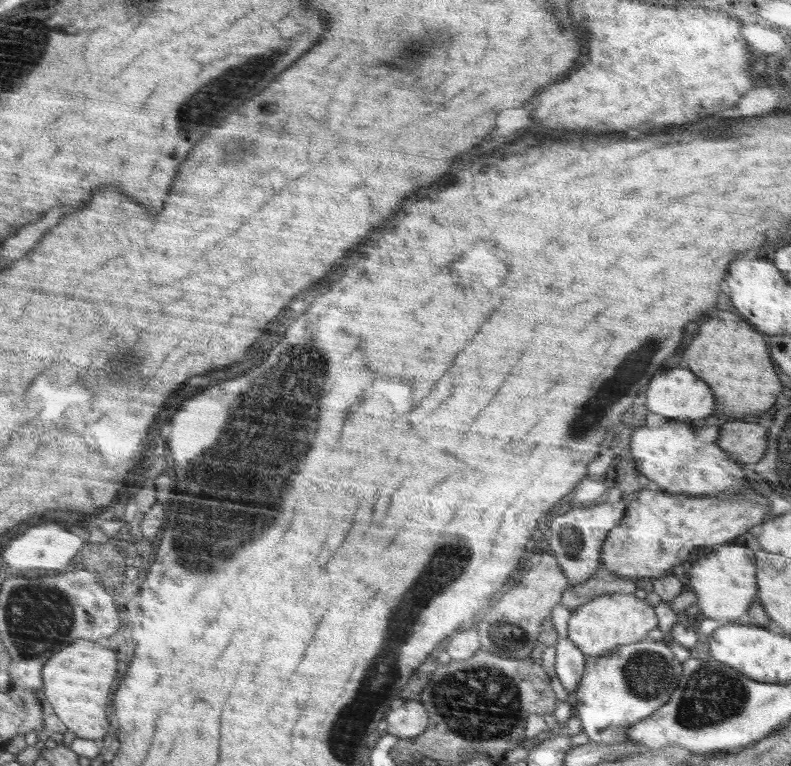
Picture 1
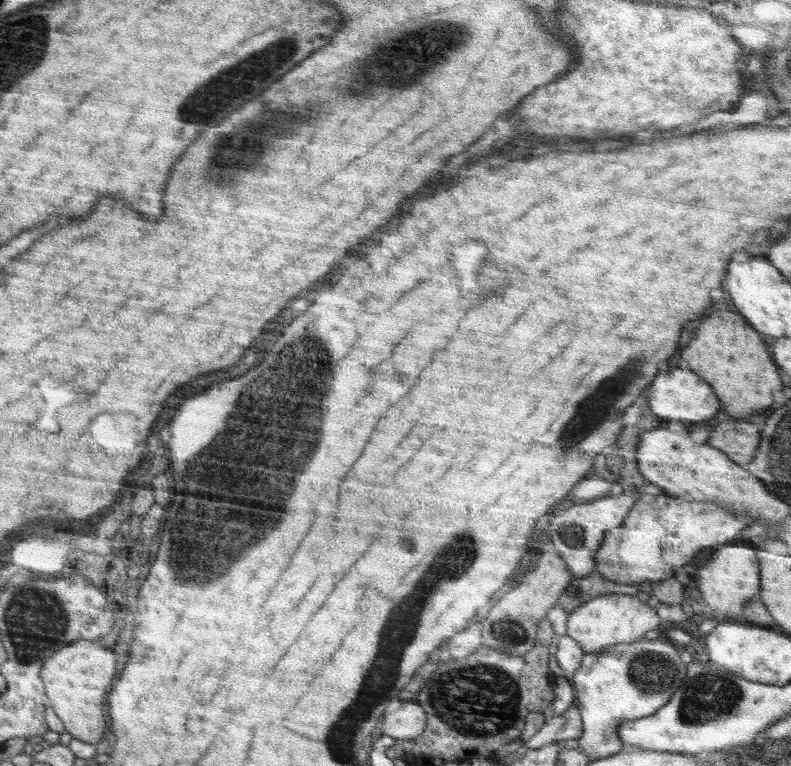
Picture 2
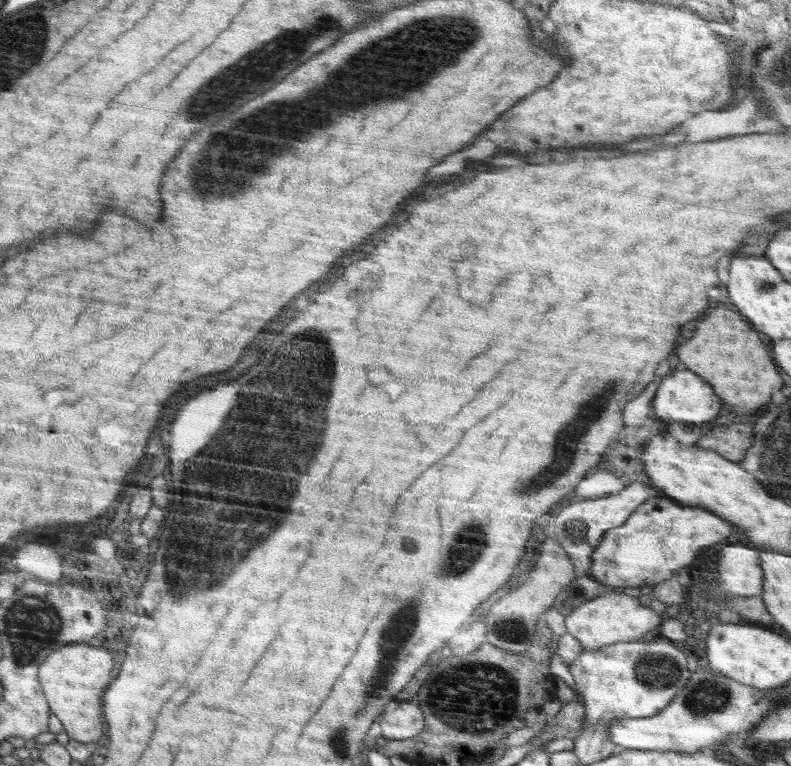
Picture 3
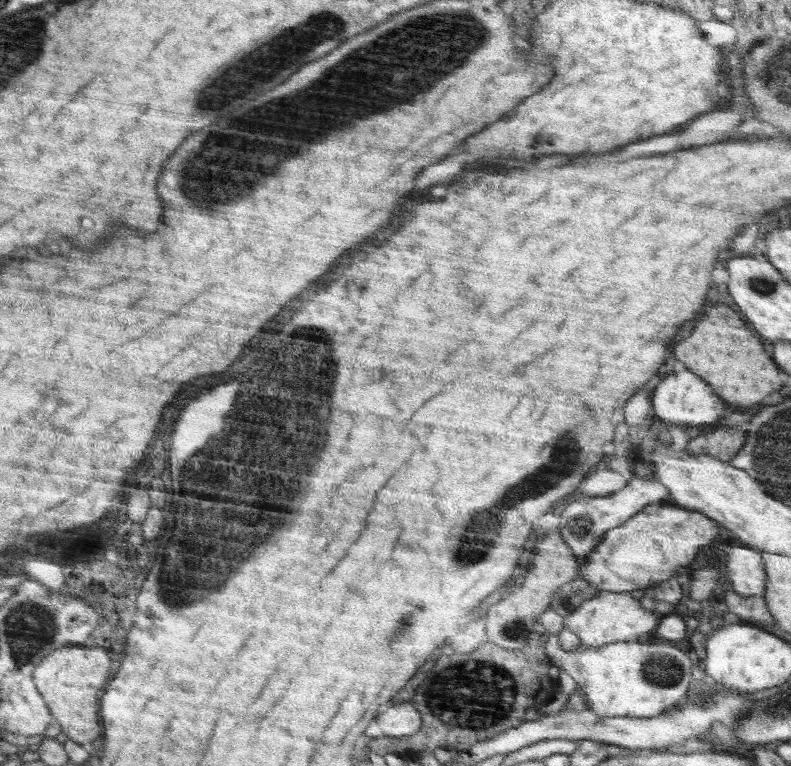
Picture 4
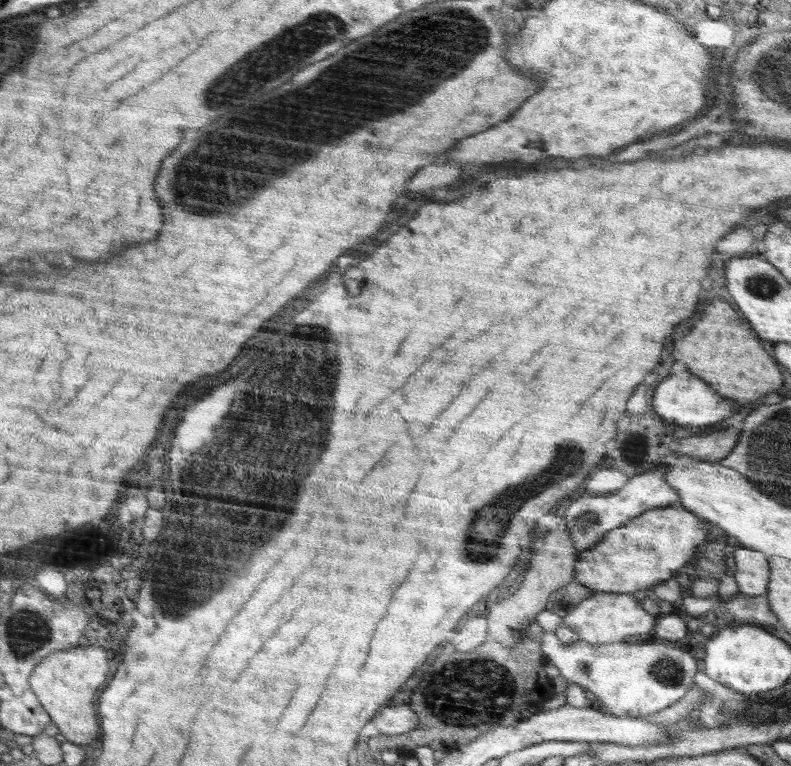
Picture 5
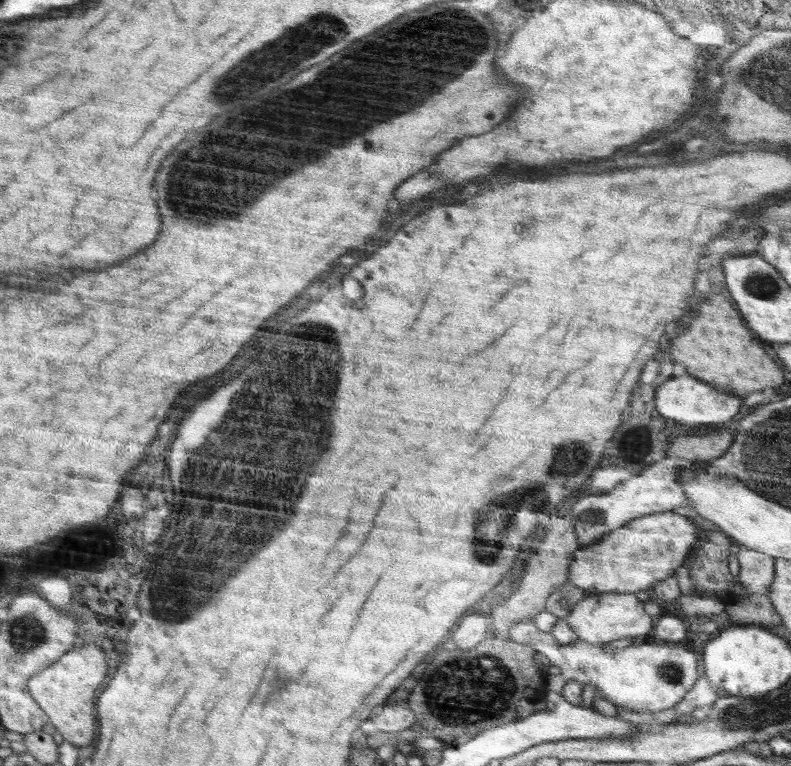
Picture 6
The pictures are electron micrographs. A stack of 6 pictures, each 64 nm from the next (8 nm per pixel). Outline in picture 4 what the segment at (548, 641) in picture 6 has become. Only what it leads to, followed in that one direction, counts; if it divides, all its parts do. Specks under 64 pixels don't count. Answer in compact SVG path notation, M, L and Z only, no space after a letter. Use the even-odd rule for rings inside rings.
M549 634L544 646L544 655L548 658L549 666L561 668L576 681L578 690L587 702L587 708L598 718L638 717L648 718L661 715L665 709L673 707L693 683L692 665L695 658L688 647L666 639L658 642L642 644L637 640L628 642L618 641L598 648L580 645L576 650L562 650L557 635Z

